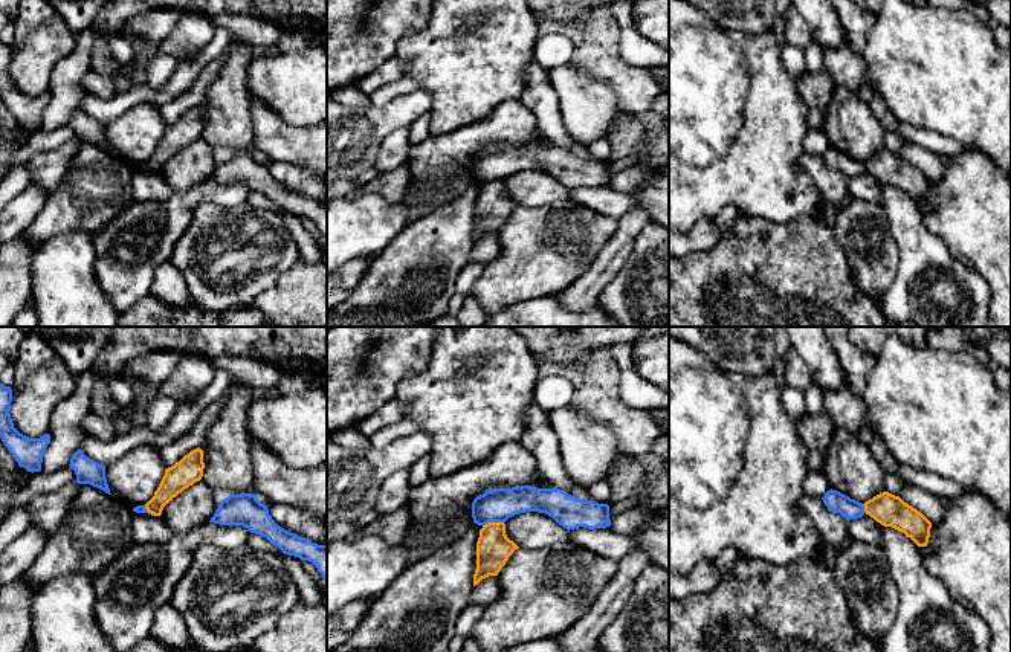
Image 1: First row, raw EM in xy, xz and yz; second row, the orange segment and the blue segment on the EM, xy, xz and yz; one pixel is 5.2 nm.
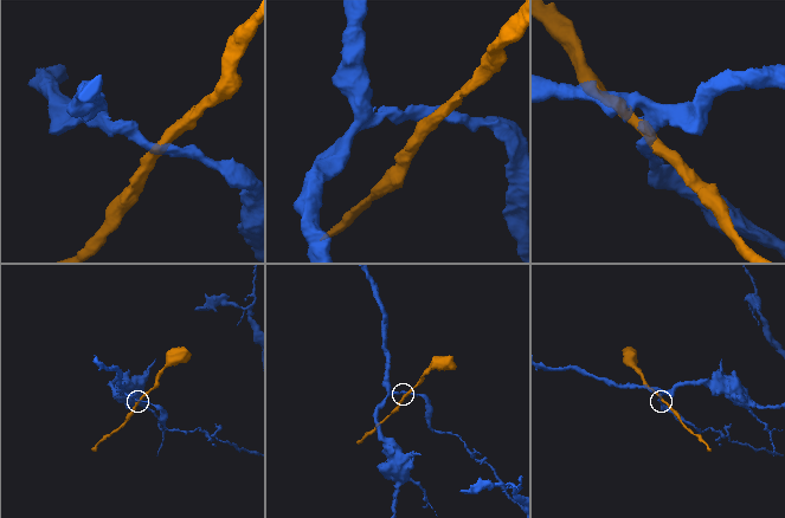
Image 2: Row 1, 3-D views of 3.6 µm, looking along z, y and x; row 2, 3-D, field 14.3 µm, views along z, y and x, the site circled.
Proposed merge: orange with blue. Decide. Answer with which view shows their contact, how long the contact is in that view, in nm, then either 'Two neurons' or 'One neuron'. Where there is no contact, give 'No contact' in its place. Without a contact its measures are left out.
Touches orange in xz. Shared border 110 nm. Two neurons

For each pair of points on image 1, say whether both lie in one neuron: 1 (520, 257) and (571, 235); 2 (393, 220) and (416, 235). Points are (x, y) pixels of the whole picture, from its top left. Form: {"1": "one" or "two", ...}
{"1": "one", "2": "two"}

